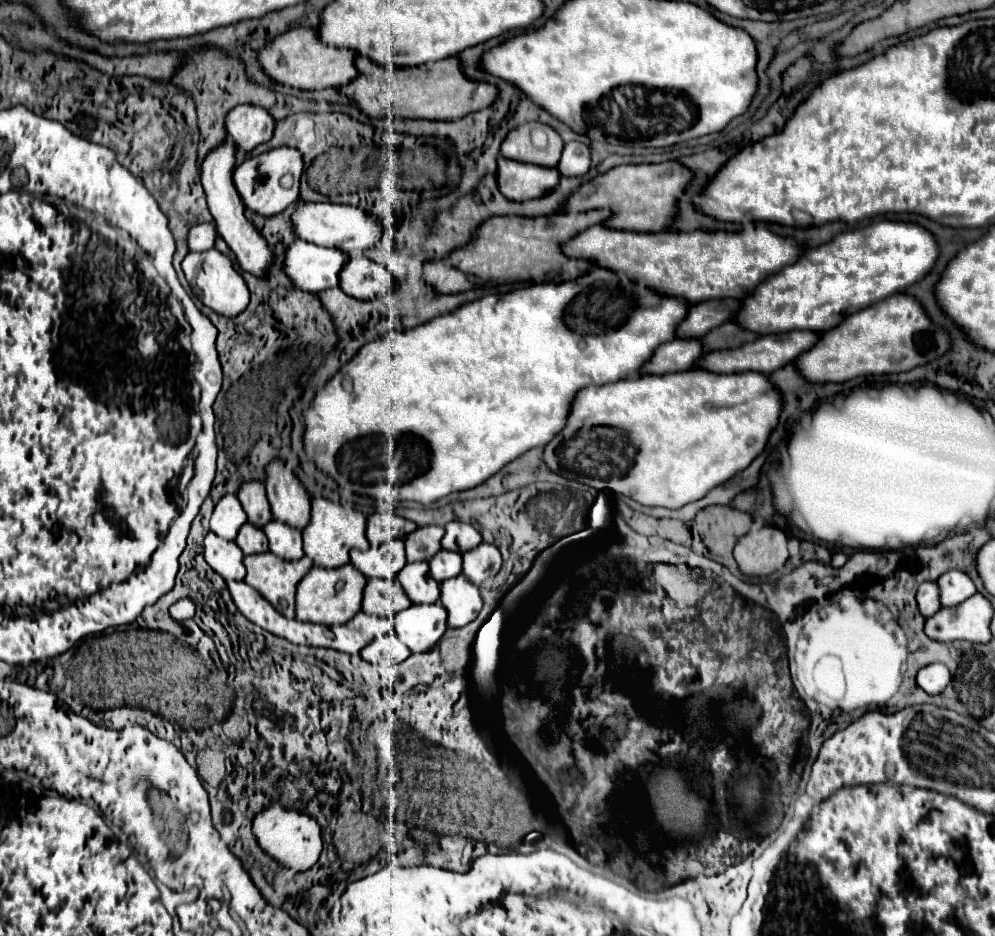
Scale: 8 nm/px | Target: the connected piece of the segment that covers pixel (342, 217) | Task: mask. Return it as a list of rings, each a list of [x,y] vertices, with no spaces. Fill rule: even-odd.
[[[297,202],[295,212],[291,216],[293,224],[297,226],[297,236],[301,240],[319,244],[319,246],[329,246],[329,248],[339,248],[343,252],[363,252],[371,246],[375,246],[385,234],[395,234],[397,230],[387,230],[373,214],[355,208],[355,206],[343,206],[343,204],[315,204],[315,202]]]

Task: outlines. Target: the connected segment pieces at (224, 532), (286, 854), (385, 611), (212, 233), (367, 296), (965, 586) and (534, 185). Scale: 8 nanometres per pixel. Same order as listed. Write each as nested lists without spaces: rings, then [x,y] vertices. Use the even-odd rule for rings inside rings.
[[[227,494],[223,496],[211,516],[211,530],[227,540],[235,540],[239,528],[247,522],[247,514],[241,508],[241,502],[237,500],[237,496]]]
[[[269,806],[269,810],[263,810],[255,818],[255,836],[257,836],[259,846],[267,850],[275,860],[279,860],[281,864],[289,868],[297,868],[297,870],[311,868],[317,862],[321,854],[321,846],[323,846],[321,828],[317,820],[307,814],[287,810],[283,806]]]
[[[369,578],[363,592],[363,612],[393,618],[397,612],[411,606],[409,596],[397,580]]]
[[[199,224],[189,230],[189,250],[191,252],[201,252],[201,250],[211,250],[217,240],[217,228],[215,224]]]
[[[353,254],[341,272],[341,290],[359,300],[373,300],[393,290],[393,276],[383,264],[375,264],[363,254]],[[365,260],[365,262],[363,262]],[[387,290],[387,292],[383,292]]]
[[[949,570],[937,580],[941,588],[941,606],[957,606],[977,592],[973,580],[961,570]]]
[[[499,158],[497,166],[499,166],[497,182],[499,182],[501,194],[515,202],[541,198],[553,192],[561,180],[561,174],[557,172],[557,168],[517,164],[505,158]]]

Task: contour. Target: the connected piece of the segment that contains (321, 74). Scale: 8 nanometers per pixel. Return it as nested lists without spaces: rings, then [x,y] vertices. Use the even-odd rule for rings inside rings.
[[[293,28],[279,38],[275,38],[267,48],[261,50],[259,56],[265,72],[281,82],[289,84],[293,88],[303,88],[303,90],[321,90],[329,86],[345,86],[357,76],[357,66],[355,66],[355,52],[349,48],[333,48],[327,46],[317,28]]]

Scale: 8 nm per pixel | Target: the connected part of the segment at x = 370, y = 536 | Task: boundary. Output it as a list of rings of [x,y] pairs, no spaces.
[[[377,510],[367,518],[367,540],[371,544],[383,544],[395,538],[405,538],[417,528],[415,522],[405,520],[389,510]]]

